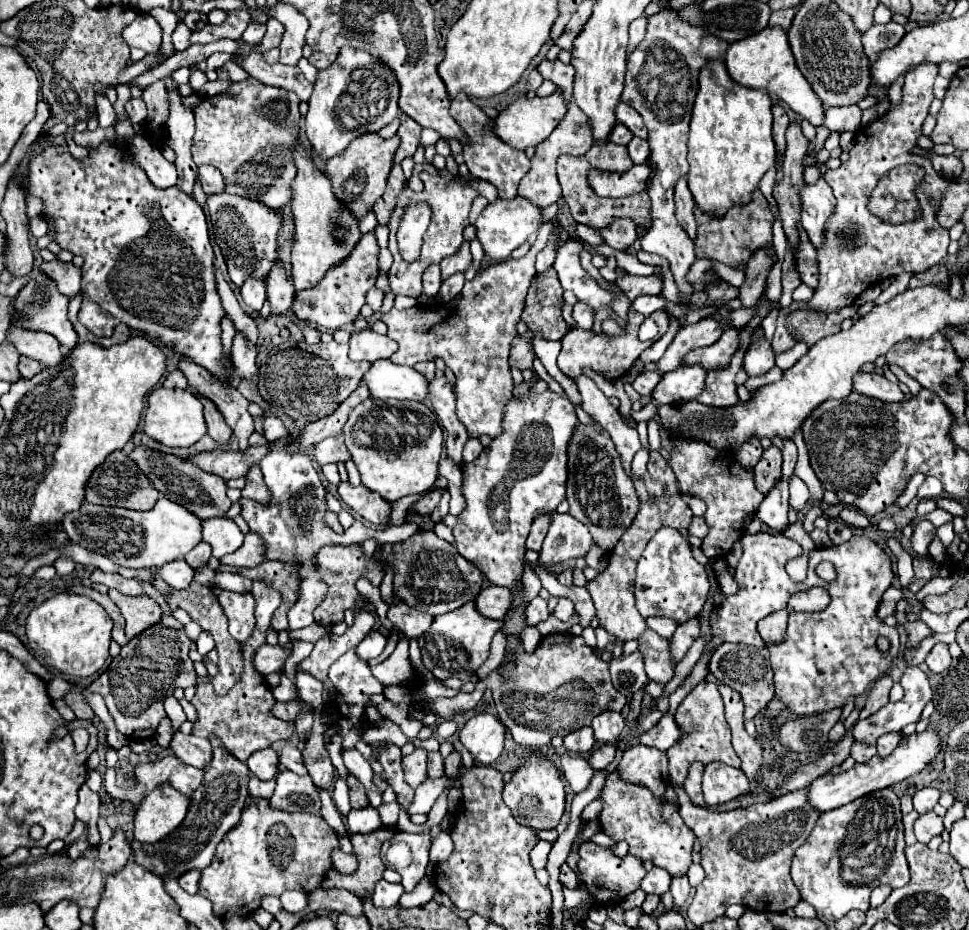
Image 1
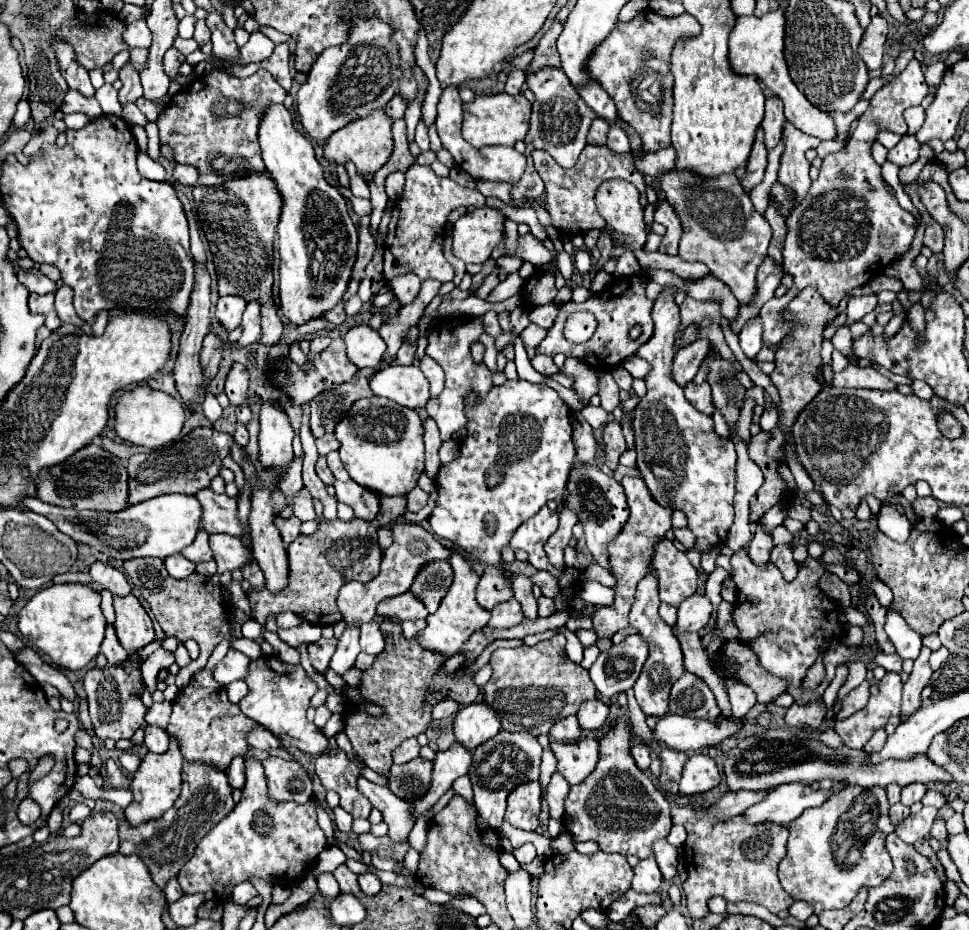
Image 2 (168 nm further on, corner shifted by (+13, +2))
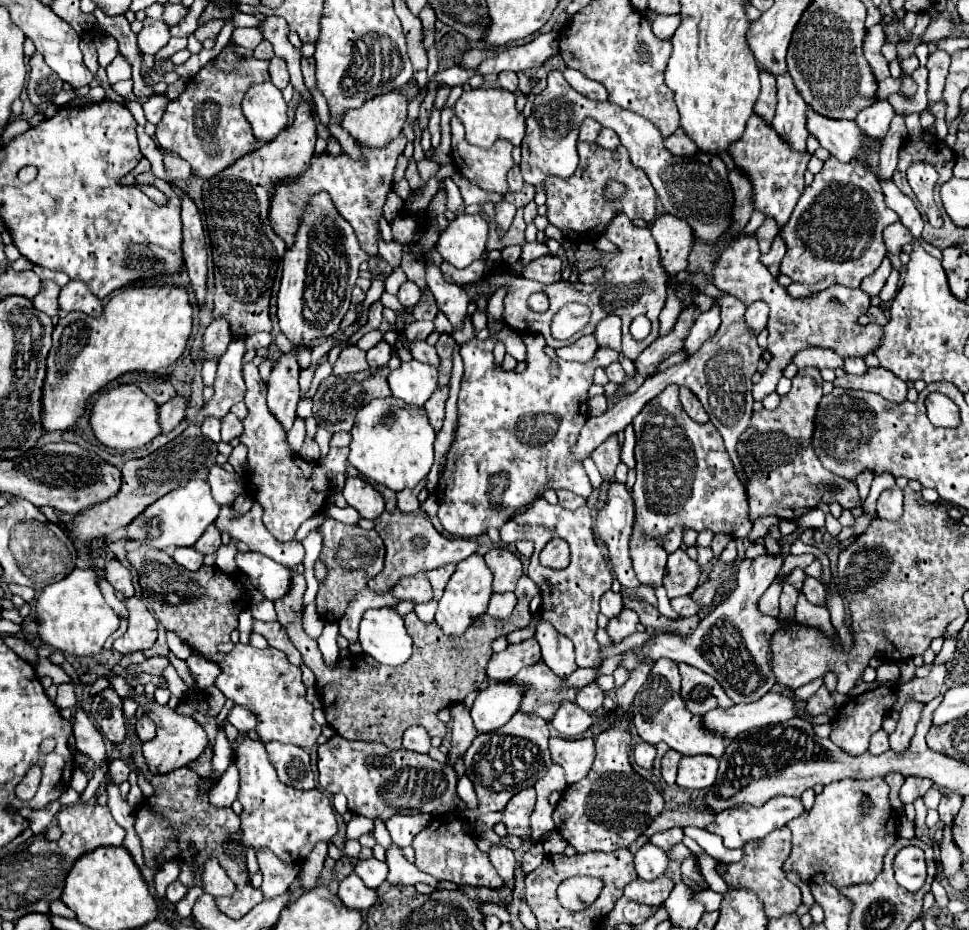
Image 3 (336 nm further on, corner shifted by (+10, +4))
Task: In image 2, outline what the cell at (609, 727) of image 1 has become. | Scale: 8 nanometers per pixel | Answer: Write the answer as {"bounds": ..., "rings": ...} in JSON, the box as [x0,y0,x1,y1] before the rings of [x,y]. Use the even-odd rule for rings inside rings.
{"bounds":[578,700,608,730],"rings":[[[586,700],[578,710],[578,722],[582,730],[598,730],[608,716],[608,706],[602,700]]]}

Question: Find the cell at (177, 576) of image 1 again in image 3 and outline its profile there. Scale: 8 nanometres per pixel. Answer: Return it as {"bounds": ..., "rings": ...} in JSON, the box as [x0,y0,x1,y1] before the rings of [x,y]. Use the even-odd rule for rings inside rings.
{"bounds":[173,548,203,572],"rings":[[[177,548],[177,550],[173,552],[173,560],[175,560],[179,566],[195,572],[195,570],[199,570],[201,564],[203,564],[203,554],[199,554],[199,552],[193,550],[193,548],[187,548],[187,550],[179,550],[179,548]]]}

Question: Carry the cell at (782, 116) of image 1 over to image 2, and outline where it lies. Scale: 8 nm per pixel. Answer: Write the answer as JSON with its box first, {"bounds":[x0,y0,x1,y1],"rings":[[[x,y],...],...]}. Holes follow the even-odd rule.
{"bounds":[740,128,766,192],"rings":[[[758,128],[756,132],[756,140],[752,144],[752,152],[748,156],[748,164],[746,164],[746,174],[742,176],[740,184],[744,188],[744,192],[752,192],[754,186],[758,186],[764,178],[764,170],[766,170],[766,146],[764,146],[764,130]]]}

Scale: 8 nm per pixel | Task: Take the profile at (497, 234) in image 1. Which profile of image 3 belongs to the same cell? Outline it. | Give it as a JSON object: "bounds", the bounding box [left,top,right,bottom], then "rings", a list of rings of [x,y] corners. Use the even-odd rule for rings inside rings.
{"bounds":[437,214,489,268],"rings":[[[457,214],[457,218],[443,230],[437,250],[443,260],[457,268],[465,268],[479,260],[487,248],[489,224],[481,214]]]}

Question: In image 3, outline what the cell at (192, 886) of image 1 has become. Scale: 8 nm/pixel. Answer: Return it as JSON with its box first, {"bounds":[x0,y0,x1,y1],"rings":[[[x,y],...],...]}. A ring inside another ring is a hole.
{"bounds":[167,880,187,902],"rings":[[[177,880],[173,884],[169,884],[169,888],[167,888],[167,900],[169,902],[179,902],[185,894],[187,894],[187,888]]]}

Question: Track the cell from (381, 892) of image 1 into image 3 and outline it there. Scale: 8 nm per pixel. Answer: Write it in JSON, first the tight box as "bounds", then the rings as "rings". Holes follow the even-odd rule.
{"bounds":[355,858,387,888],"rings":[[[375,858],[369,860],[359,860],[355,866],[355,874],[365,882],[369,888],[379,888],[379,884],[387,878],[387,864],[379,862]]]}

